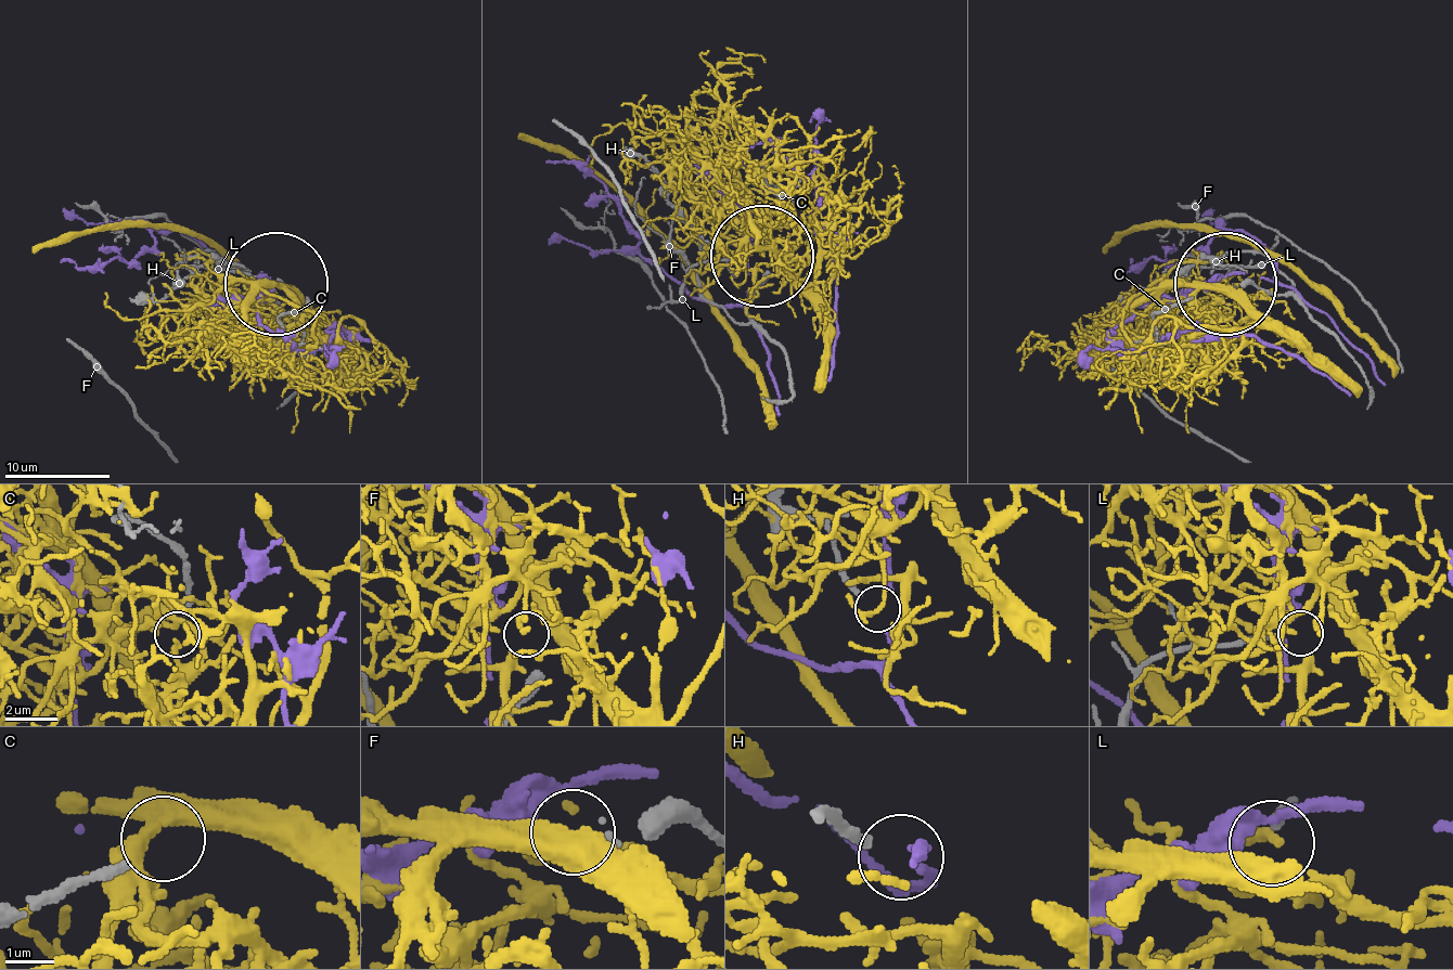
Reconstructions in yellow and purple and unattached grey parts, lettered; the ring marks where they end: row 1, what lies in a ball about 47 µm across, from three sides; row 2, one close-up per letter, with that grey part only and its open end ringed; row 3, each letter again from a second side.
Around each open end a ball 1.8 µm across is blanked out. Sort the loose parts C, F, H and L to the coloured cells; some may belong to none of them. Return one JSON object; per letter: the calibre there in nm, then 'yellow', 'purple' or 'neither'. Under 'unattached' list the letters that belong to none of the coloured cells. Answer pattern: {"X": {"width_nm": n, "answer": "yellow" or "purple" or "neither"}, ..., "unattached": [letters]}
{"C": {"width_nm": 190, "answer": "neither"}, "F": {"width_nm": 150, "answer": "neither"}, "H": {"width_nm": 220, "answer": "purple"}, "L": {"width_nm": 180, "answer": "yellow"}, "unattached": ["C", "F"]}

